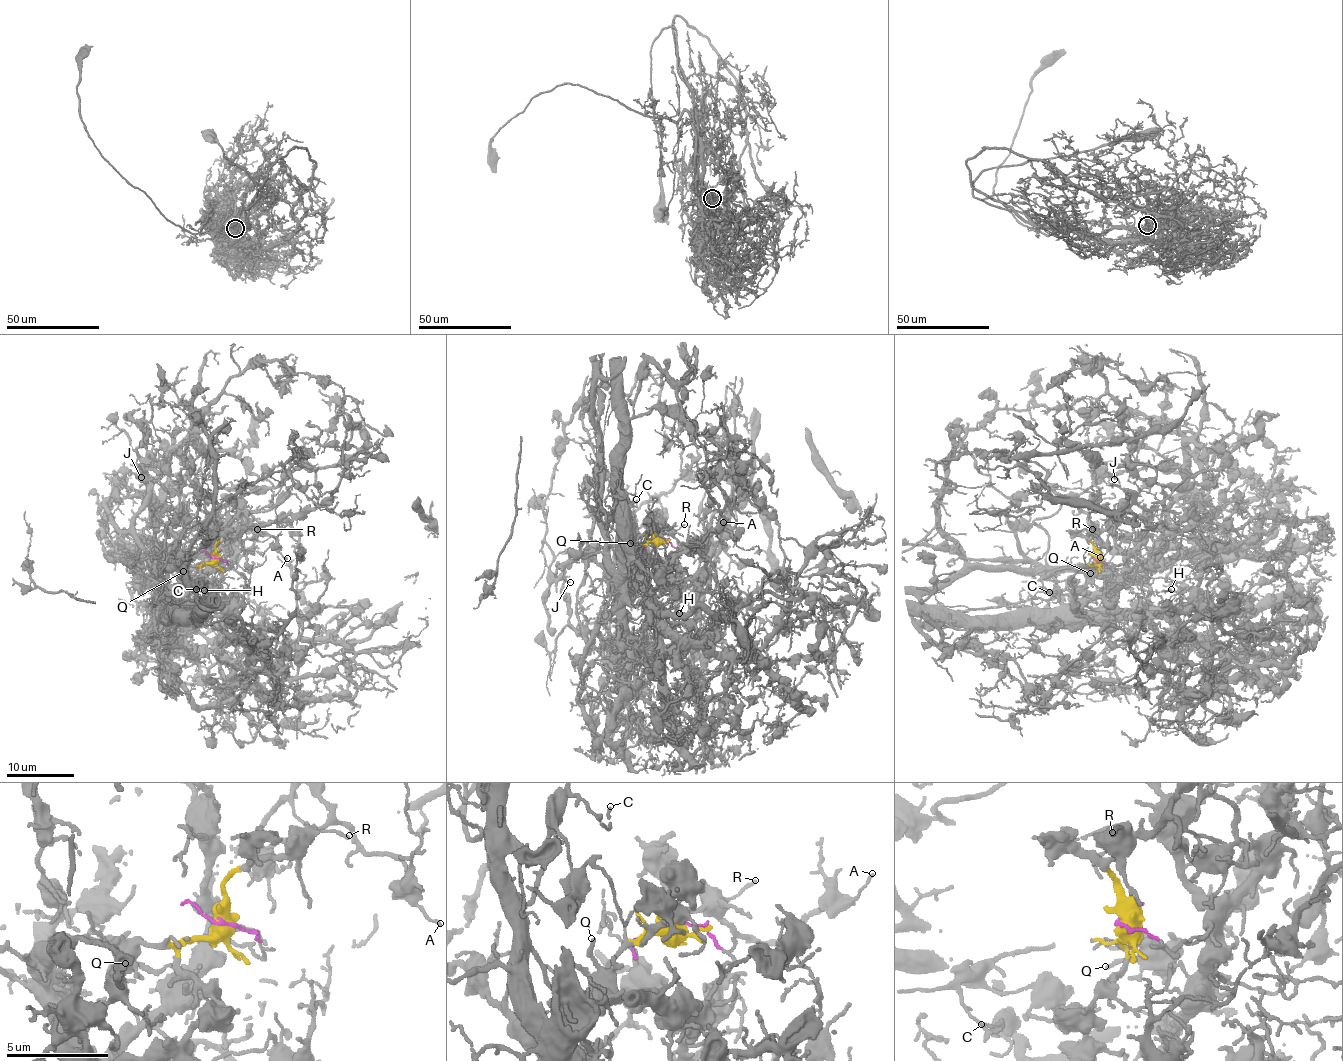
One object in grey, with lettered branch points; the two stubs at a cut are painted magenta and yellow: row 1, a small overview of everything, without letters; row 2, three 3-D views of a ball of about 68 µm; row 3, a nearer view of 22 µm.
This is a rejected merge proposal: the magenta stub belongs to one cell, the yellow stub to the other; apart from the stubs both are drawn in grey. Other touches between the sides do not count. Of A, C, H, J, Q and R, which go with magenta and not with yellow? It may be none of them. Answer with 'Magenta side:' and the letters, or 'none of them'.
Magenta side: H

